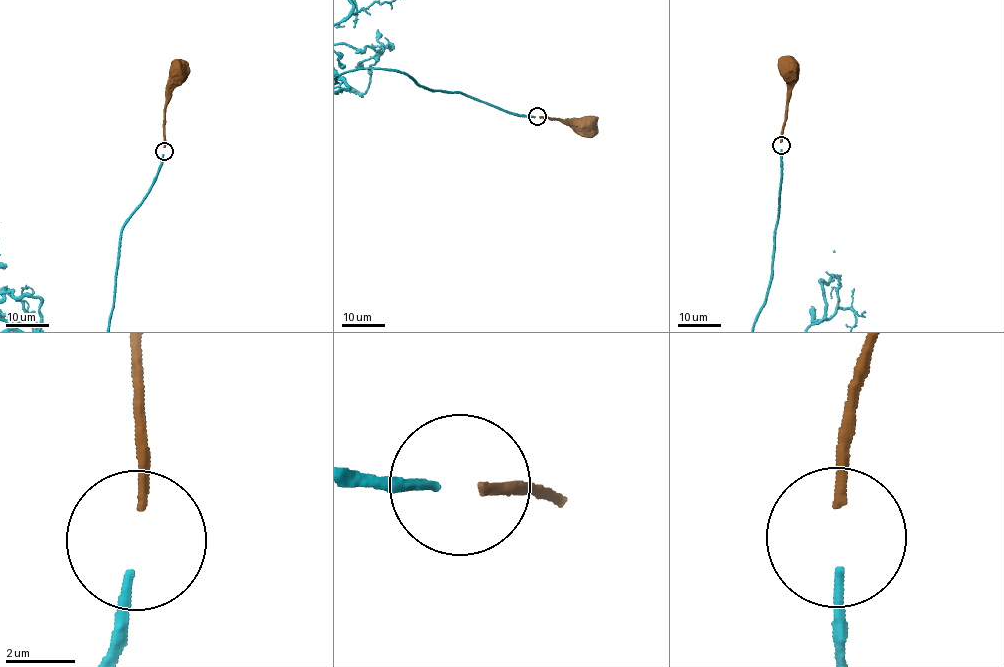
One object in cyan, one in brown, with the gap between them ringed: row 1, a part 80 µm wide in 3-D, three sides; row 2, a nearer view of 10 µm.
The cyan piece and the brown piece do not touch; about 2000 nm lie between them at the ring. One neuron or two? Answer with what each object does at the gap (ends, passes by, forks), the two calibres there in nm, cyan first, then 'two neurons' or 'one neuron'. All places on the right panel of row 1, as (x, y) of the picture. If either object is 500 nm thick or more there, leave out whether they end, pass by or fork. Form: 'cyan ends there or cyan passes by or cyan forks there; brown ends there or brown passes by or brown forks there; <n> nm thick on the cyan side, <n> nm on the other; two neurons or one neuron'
cyan ends there; brown ends there; 240 nm thick on the cyan side, 260 nm on the other; one neuron

